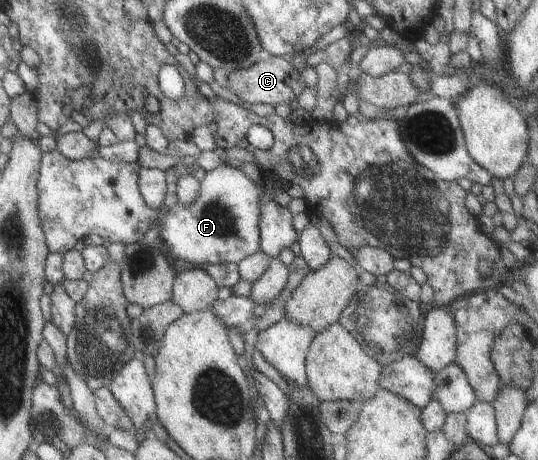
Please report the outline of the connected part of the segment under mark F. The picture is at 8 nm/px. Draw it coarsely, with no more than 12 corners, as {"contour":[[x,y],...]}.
{"contour":[[224,163],[157,239],[191,266],[258,250],[263,186]]}

